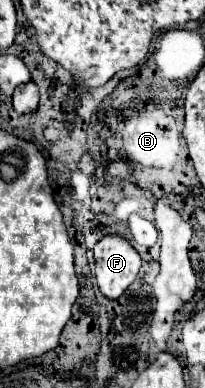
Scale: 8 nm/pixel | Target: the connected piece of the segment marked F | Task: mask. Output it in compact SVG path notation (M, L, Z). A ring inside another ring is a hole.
M116 234L104 236L94 246L96 282L108 300L118 300L136 280L140 270L140 254L132 244Z

